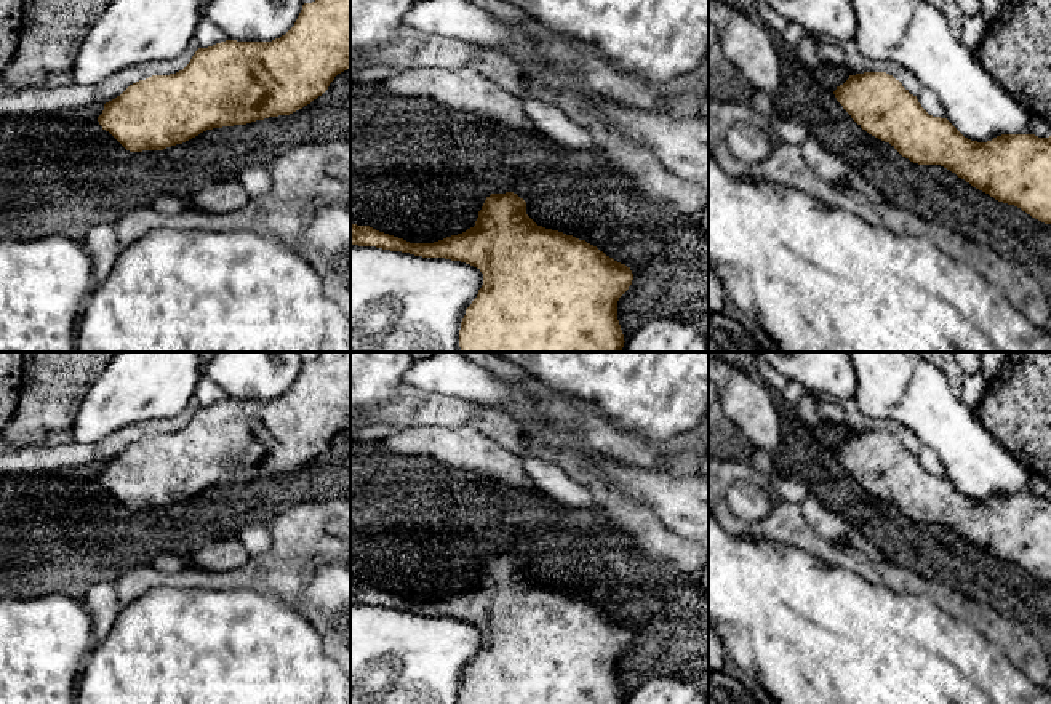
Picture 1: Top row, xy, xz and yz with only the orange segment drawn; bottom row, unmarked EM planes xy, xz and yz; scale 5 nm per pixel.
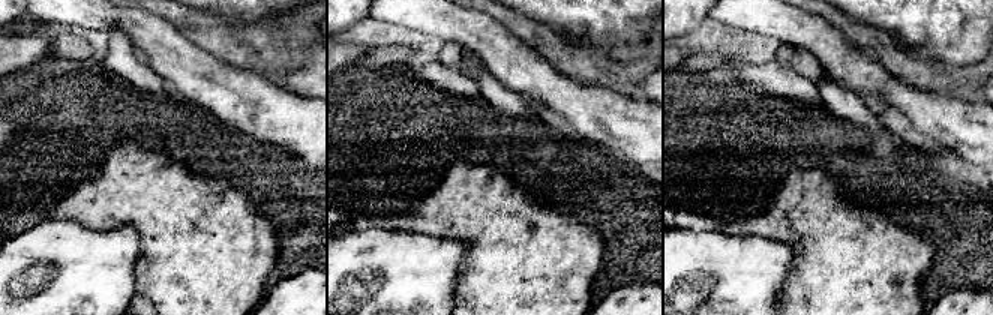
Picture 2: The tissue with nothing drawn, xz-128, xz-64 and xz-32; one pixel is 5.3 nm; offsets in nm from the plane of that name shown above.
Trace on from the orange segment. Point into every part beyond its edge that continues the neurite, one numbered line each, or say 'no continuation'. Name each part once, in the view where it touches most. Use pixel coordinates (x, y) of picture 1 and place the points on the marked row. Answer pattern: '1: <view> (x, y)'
no continuation

